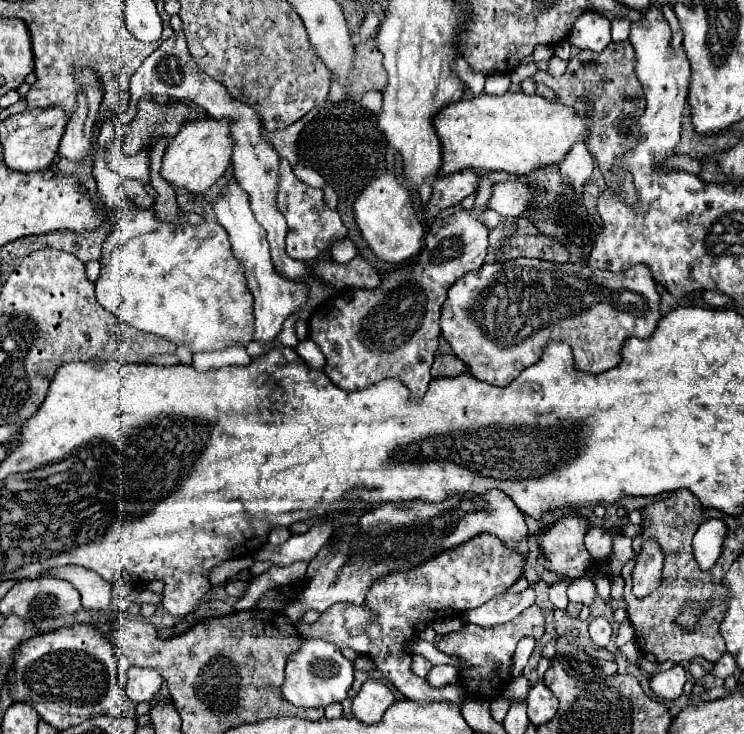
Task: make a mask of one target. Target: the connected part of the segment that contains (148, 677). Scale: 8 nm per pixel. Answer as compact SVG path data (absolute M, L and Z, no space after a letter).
M130 666L124 676L128 698L134 702L150 702L158 694L162 684L162 676L152 668Z

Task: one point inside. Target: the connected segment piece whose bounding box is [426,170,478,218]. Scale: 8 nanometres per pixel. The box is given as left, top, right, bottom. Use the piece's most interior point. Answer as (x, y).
(447, 191)

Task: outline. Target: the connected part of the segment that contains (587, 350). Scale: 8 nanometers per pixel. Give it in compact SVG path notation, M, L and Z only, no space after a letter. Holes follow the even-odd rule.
M498 258L496 262L492 264L484 264L480 270L476 272L468 272L464 274L450 290L448 290L448 298L444 302L444 308L442 308L442 318L440 318L440 326L442 326L442 336L450 342L454 354L468 366L470 374L478 380L484 380L484 382L490 382L490 384L496 384L496 386L506 386L510 384L524 368L532 366L538 356L542 356L542 350L548 342L552 340L558 340L558 342L566 342L572 352L574 352L574 364L578 370L584 370L584 372L592 372L592 374L600 374L600 372L606 372L610 368L614 368L618 362L620 362L620 348L624 344L624 340L636 336L636 338L650 338L652 332L656 330L656 324L658 320L662 318L660 314L660 296L656 292L656 284L652 280L652 274L648 272L648 268L644 264L636 264L632 266L628 272L608 272L608 270L598 270L598 268L590 268L586 264L556 264L556 262L546 262L546 260L536 260L536 258L514 258L514 260L502 260ZM622 290L628 290L628 310L616 310L616 294L622 292Z

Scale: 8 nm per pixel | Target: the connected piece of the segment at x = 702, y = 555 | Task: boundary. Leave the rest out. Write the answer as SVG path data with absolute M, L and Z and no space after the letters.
M706 520L694 536L694 556L702 570L716 564L722 542L726 538L726 524L722 520Z

